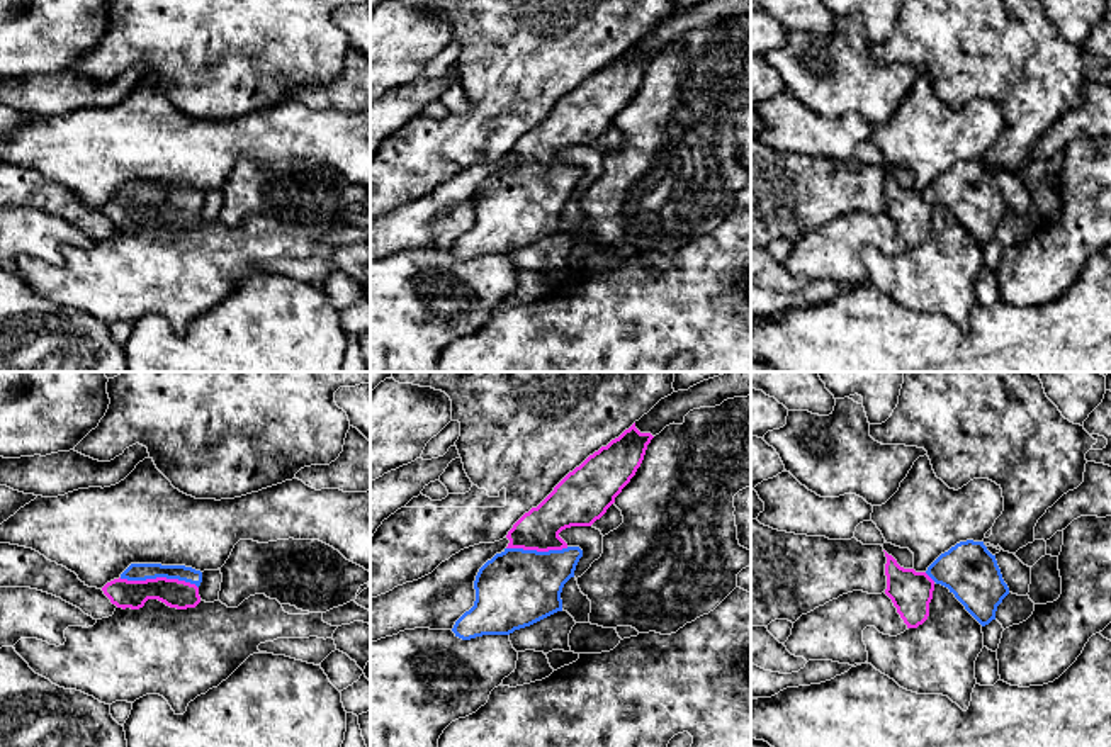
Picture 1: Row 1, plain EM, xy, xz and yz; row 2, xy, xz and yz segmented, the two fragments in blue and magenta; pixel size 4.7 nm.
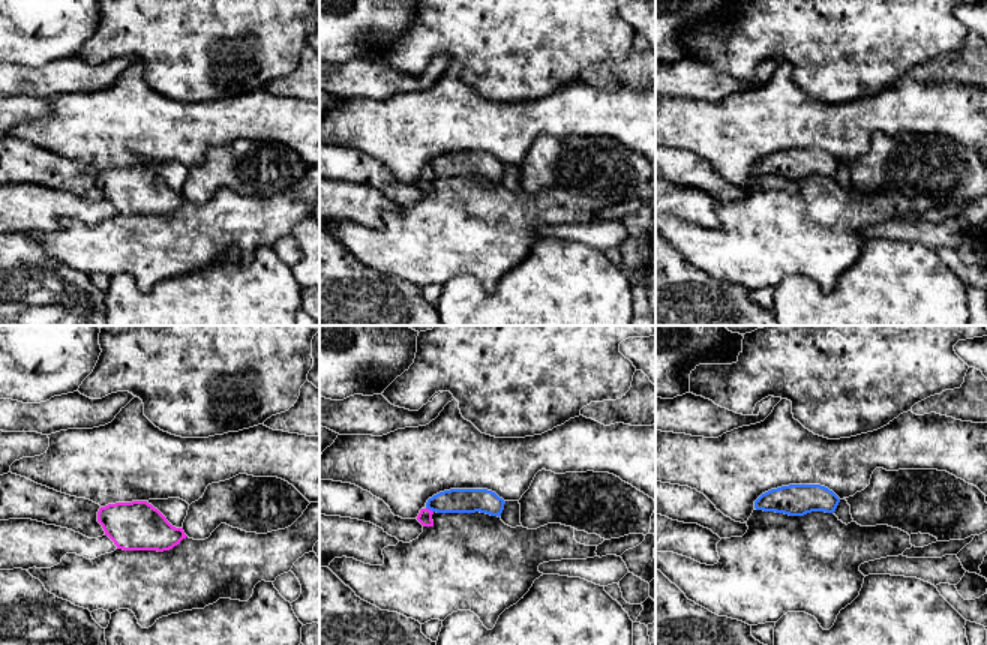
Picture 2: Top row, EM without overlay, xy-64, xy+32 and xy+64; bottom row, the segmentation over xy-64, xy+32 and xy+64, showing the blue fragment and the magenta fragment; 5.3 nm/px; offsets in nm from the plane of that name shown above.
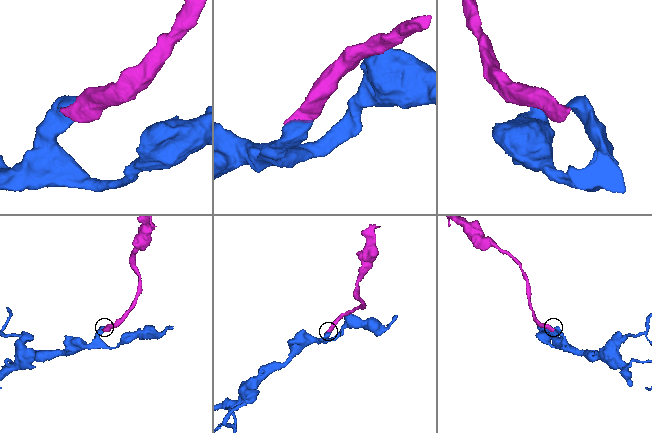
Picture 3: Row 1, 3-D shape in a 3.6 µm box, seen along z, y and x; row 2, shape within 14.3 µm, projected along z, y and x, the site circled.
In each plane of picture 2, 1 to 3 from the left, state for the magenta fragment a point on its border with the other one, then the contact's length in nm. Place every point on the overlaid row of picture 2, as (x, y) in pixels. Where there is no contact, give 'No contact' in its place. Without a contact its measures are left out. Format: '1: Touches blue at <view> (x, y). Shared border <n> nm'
1: No contact
2: Touches blue at xy+32 (429, 509). Shared border 50 nm
3: No contact

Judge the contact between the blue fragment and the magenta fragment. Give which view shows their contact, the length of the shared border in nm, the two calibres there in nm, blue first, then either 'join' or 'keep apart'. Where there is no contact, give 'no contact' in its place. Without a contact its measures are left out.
meets blue in xy; contact 380 nm long; 80 nm thick on the blue side, 140 nm on the other; join

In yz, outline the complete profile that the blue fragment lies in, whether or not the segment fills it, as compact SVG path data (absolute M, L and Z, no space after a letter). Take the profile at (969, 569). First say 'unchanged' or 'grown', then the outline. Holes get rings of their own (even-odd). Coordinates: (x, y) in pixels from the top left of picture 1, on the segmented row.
grown | M984 542L956 543L941 553L926 572L900 567L887 552L885 557L885 594L907 628L917 628L928 620L936 584L948 587L982 626L995 620L997 606L1009 594L995 555Z

